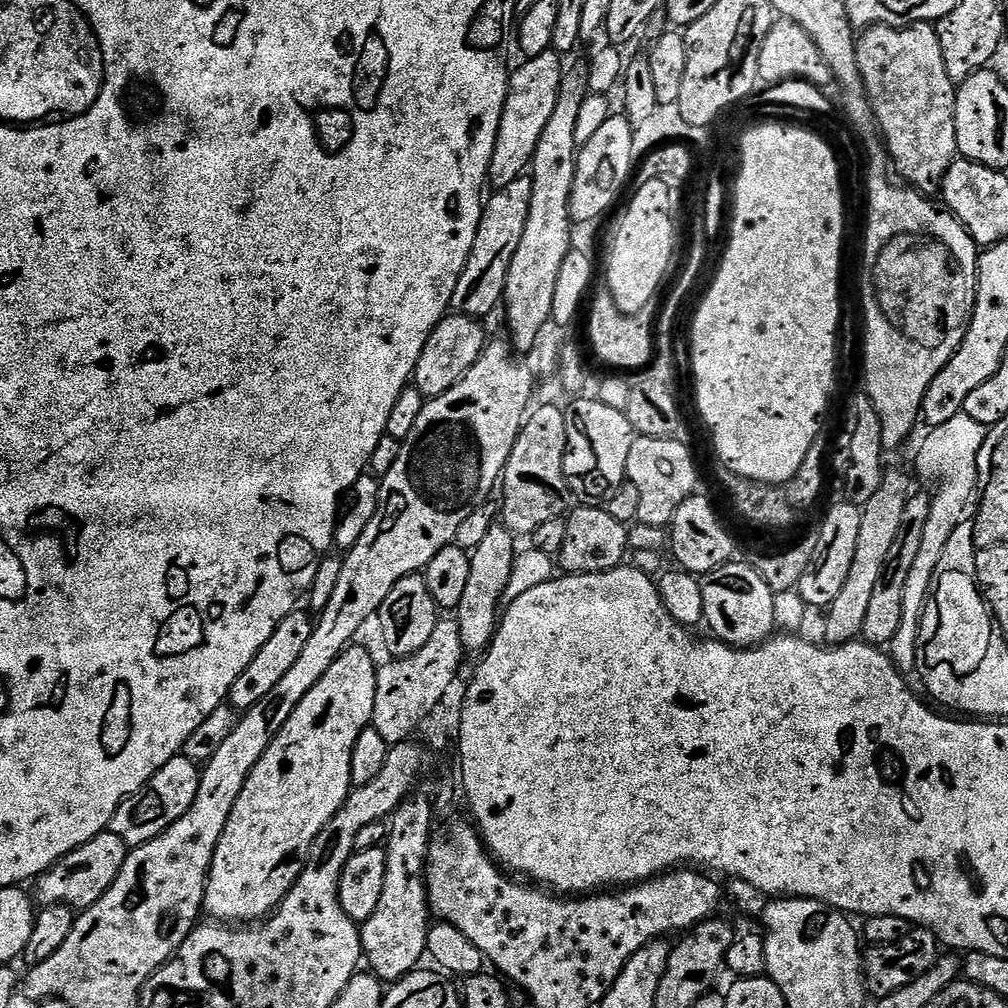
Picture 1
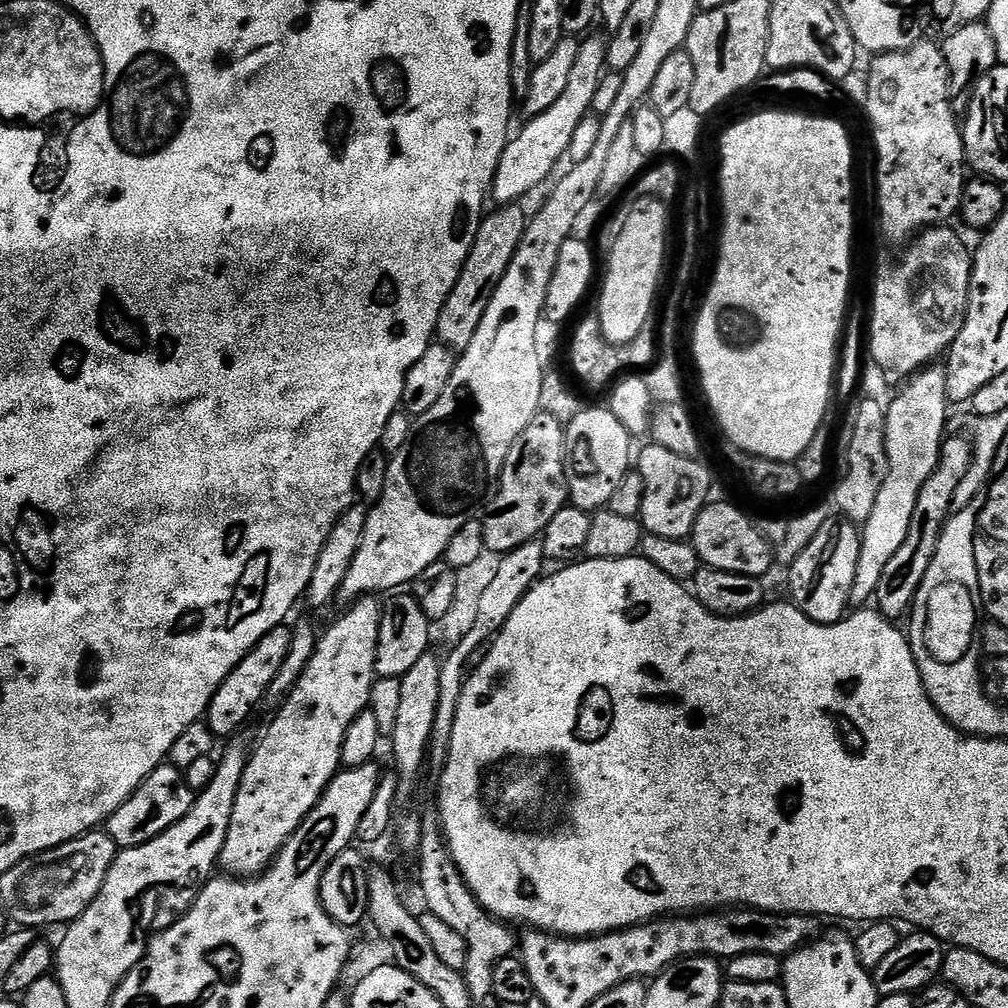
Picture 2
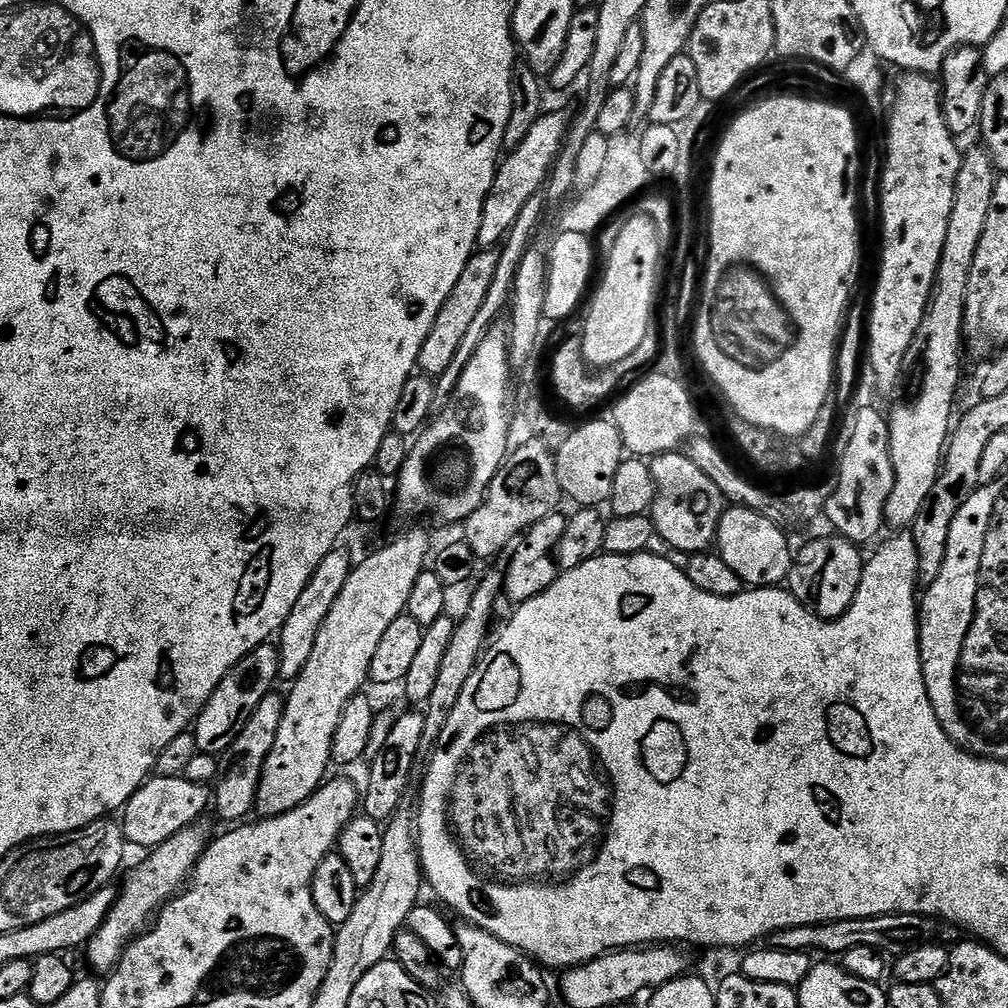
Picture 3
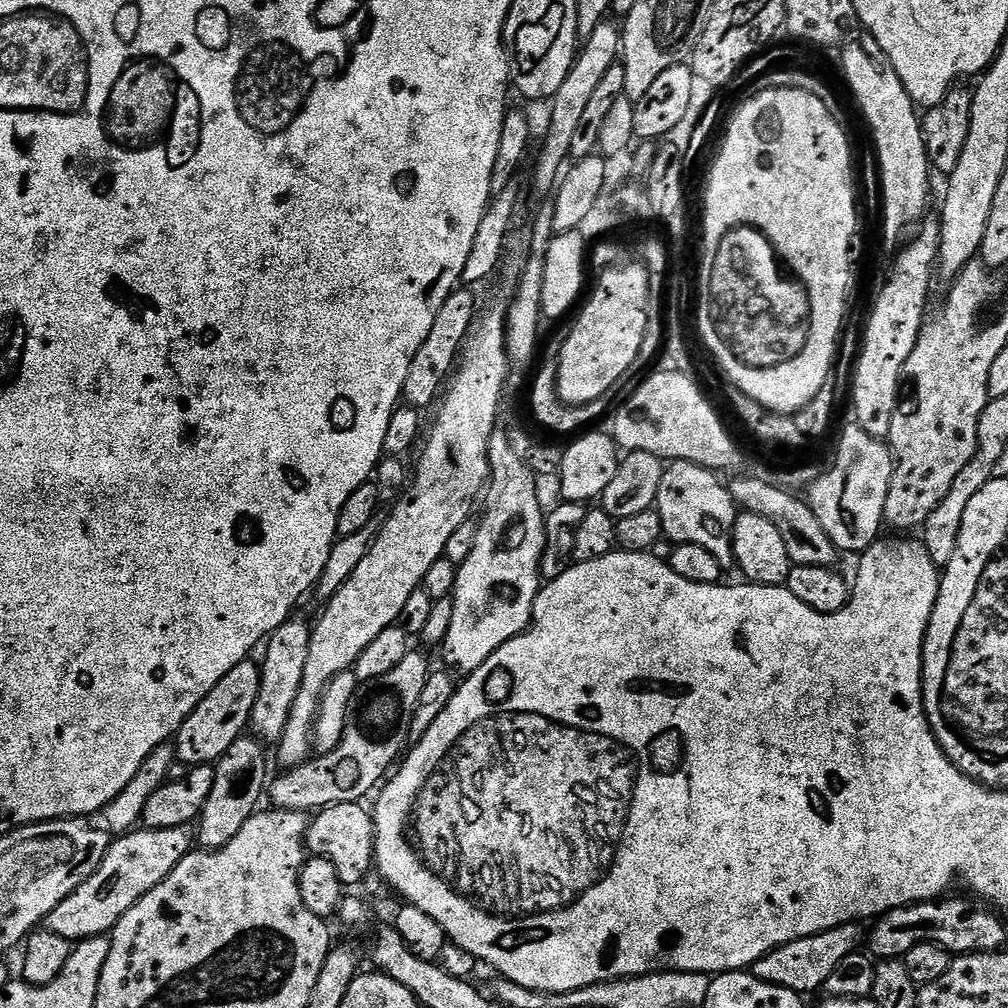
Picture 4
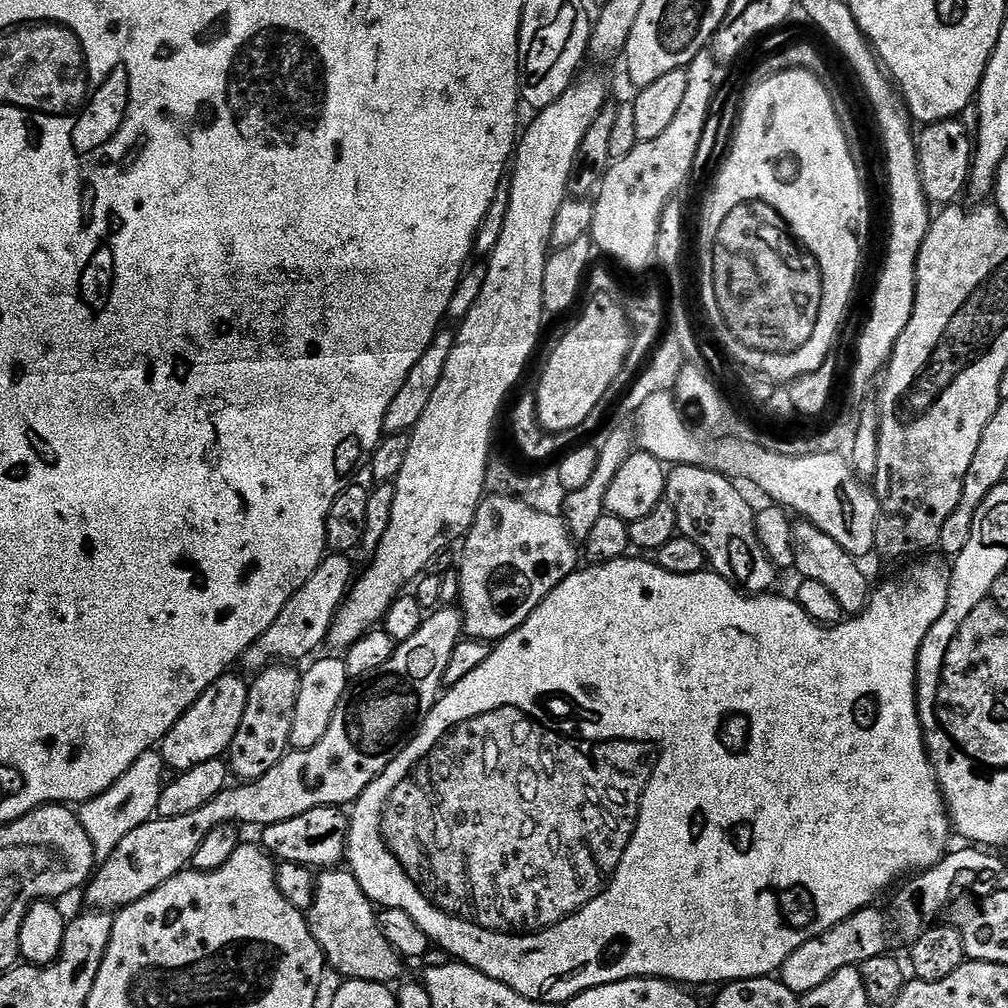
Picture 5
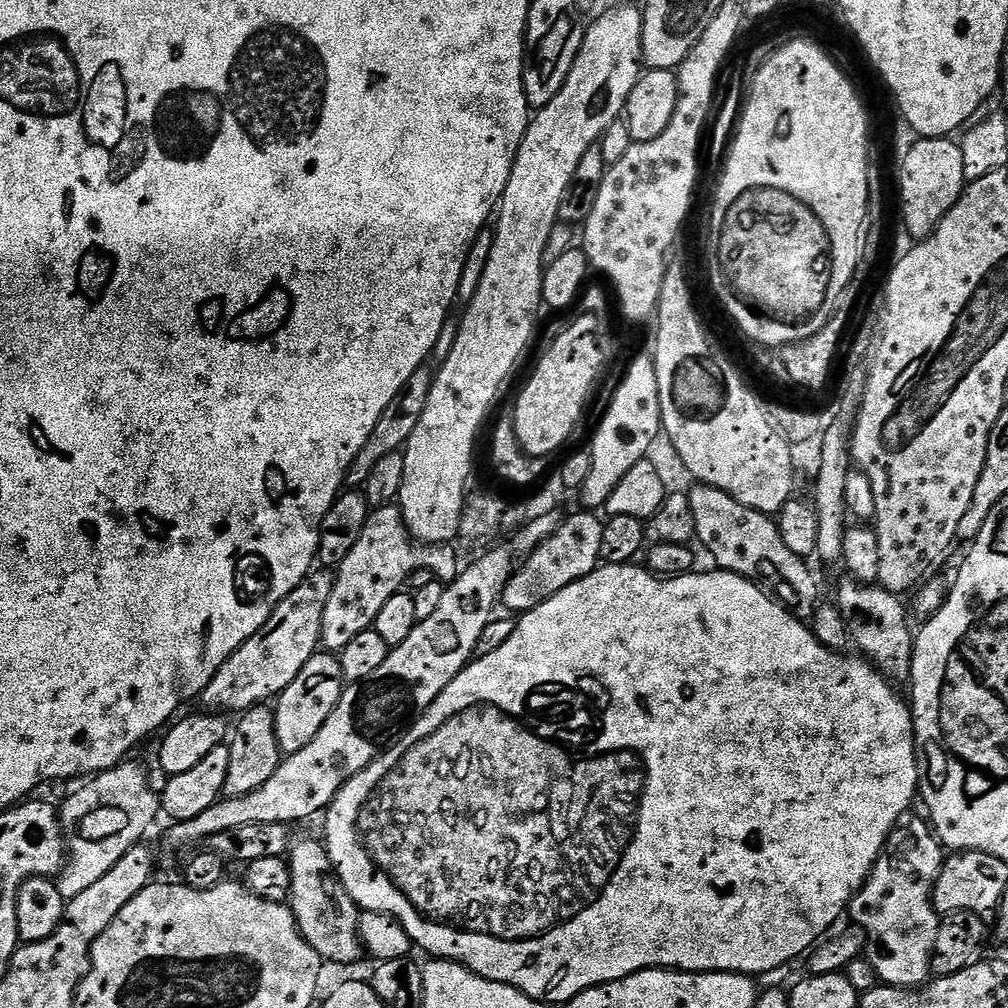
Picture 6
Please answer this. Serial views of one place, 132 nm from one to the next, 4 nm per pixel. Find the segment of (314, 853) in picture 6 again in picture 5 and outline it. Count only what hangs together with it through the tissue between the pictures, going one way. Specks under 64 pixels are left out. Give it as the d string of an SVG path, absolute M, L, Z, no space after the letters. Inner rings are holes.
M324 870L317 875L314 902L306 913L310 934L314 934L314 942L318 942L318 946L324 951L327 967L331 971L333 968L340 978L391 985L392 980L401 979L399 976L402 957L394 950L394 946L390 946L390 942L386 942L386 934L382 934L380 929L377 905L373 904L372 899L364 893L358 878L351 870L340 871Z

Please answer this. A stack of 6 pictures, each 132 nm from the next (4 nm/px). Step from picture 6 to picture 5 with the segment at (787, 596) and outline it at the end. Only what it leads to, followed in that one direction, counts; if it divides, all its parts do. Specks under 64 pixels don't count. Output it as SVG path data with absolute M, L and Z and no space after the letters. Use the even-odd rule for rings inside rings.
M677 464L668 472L668 485L664 491L670 506L674 506L674 514L678 514L679 535L690 538L690 542L698 542L706 554L711 571L716 572L724 580L729 580L737 588L748 594L768 594L776 584L778 570L774 562L762 550L756 529L756 512L748 505L748 500L736 488L729 477L722 472L712 472L709 468L699 468L689 464Z

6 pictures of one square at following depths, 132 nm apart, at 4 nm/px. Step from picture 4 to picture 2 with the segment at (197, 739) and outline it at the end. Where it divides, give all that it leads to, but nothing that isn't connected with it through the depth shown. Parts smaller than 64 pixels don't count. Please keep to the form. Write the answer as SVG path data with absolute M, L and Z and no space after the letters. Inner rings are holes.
M281 626L270 630L270 634L266 634L262 642L258 642L258 646L254 646L254 650L250 650L250 654L242 658L242 662L238 662L238 666L226 678L226 682L222 682L222 686L214 694L206 713L208 729L217 738L235 737L239 733L236 731L251 718L252 711L260 703L265 703L270 690L270 682L274 682L278 670L282 670L282 662L286 662L286 654L290 654L291 641L291 627Z

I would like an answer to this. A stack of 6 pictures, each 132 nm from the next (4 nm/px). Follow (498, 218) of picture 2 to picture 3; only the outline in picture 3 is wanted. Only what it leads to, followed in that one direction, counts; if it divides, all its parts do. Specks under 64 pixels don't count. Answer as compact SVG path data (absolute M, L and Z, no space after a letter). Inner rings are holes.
M477 250L472 253L470 262L466 262L466 270L462 270L462 278L458 278L458 286L450 290L450 298L446 298L442 310L438 310L438 318L434 318L434 330L426 334L426 342L422 342L422 350L418 354L417 369L429 378L442 376L449 369L458 346L464 340L465 333L477 317L490 286L494 283L494 274L498 271L499 251Z

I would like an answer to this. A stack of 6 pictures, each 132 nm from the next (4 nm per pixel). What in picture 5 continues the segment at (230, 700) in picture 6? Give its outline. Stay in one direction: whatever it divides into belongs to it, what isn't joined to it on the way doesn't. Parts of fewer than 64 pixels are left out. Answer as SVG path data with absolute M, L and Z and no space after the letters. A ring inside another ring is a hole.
M328 554L306 578L306 582L282 606L282 614L274 618L274 626L266 630L255 642L248 647L247 652L242 657L242 664L249 668L252 674L257 674L267 668L270 662L296 662L292 660L307 661L313 655L312 651L321 643L328 639L328 631L336 617L344 599L348 596L348 590L354 583L354 572L352 576L352 564L347 555ZM309 655L309 656L308 656ZM308 656L308 657L307 657Z

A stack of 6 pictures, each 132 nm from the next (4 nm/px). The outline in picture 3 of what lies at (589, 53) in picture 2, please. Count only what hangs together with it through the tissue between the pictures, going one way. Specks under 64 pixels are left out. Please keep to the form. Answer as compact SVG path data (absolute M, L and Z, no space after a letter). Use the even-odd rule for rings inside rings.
M545 111L538 118L538 122L534 122L530 134L522 138L522 146L511 149L503 157L502 163L496 169L496 177L490 186L486 202L482 206L482 226L476 239L481 249L492 250L503 245L514 222L518 222L518 214L525 208L526 202L541 195L542 189L548 183L548 175L560 156L569 127L569 117L564 117L560 112Z

